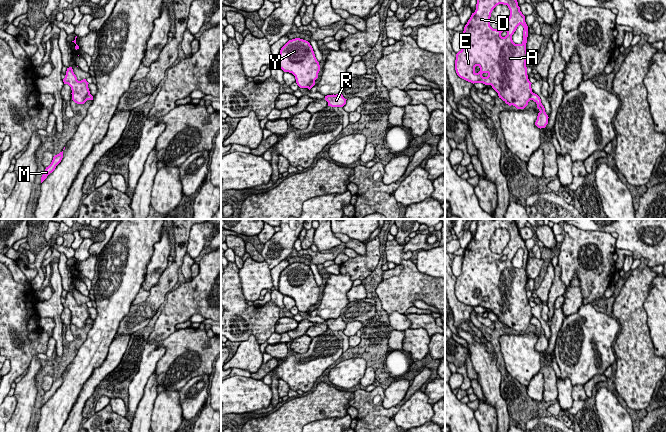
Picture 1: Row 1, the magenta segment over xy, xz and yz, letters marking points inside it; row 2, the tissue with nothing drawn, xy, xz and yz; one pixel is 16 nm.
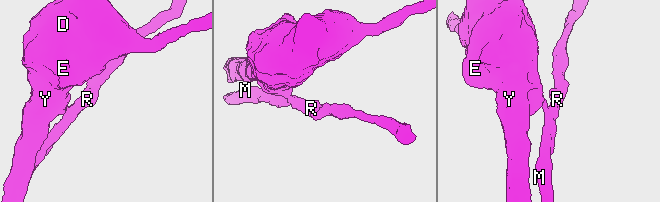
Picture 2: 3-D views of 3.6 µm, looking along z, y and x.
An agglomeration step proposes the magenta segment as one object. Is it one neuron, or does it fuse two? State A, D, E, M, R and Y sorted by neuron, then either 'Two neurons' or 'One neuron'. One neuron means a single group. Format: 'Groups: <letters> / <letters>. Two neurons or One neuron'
Groups: A D E Y / M R. Two neurons

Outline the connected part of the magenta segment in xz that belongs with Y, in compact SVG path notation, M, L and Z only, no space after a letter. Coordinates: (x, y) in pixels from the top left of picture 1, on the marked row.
M300 38L289 40L281 48L278 67L284 72L292 73L300 88L308 88L318 78L320 71L312 46Z

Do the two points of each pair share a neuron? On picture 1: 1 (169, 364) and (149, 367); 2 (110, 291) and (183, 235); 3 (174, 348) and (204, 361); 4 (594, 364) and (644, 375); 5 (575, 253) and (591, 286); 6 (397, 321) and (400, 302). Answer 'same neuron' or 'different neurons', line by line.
1: different neurons
2: different neurons
3: same neuron
4: different neurons
5: same neuron
6: different neurons

